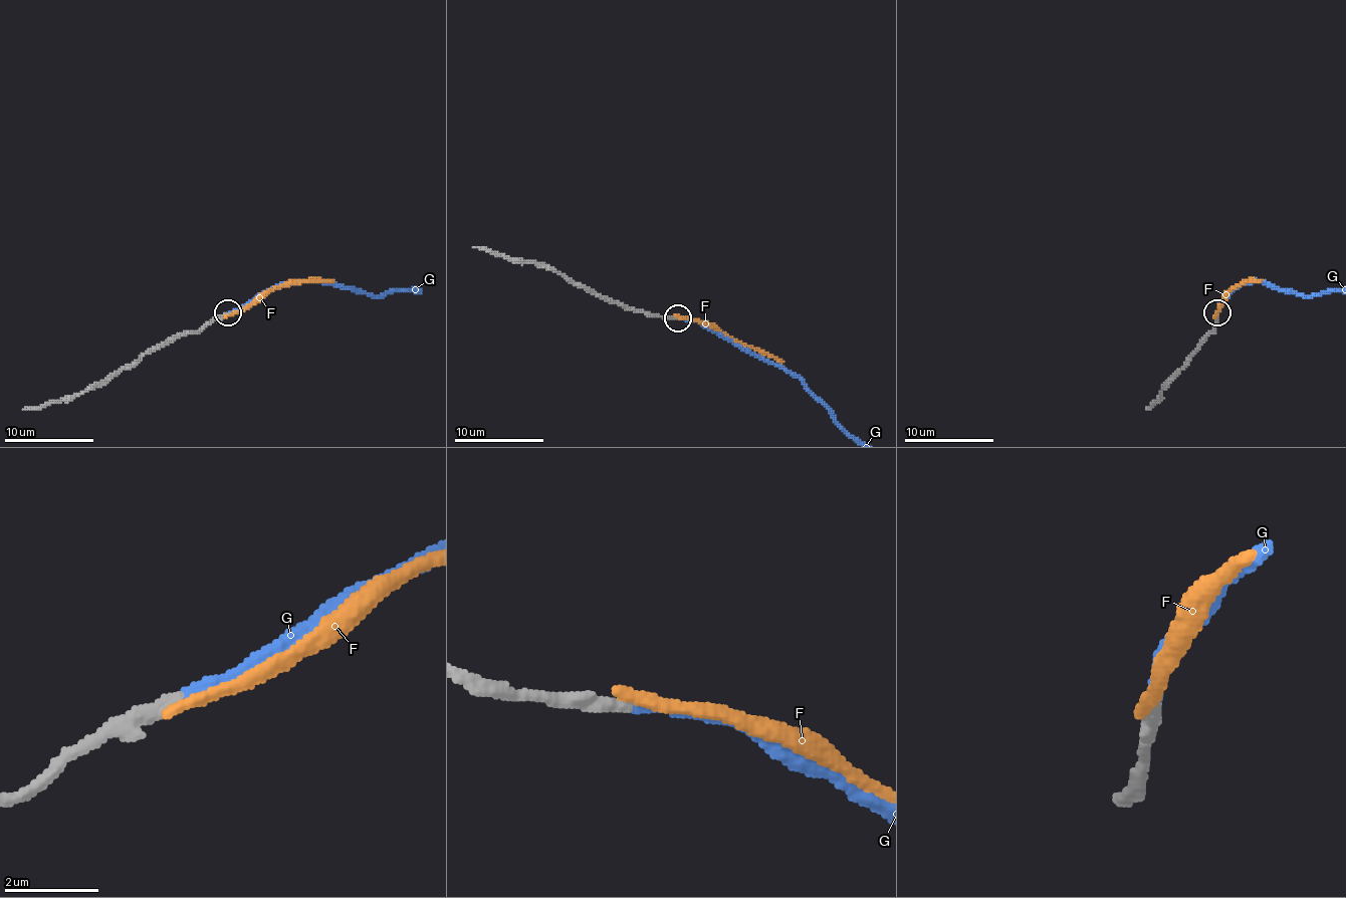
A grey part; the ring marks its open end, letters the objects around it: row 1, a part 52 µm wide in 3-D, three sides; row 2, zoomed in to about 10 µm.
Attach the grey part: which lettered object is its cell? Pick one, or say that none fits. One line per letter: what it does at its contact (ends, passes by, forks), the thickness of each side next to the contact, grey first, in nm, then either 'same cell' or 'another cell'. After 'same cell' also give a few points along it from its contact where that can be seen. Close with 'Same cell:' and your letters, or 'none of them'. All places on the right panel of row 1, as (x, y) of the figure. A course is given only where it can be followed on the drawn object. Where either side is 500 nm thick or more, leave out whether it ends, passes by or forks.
F: it ends there; 360 nm thick on the grey side, 280 nm on the other; another cell
G: it ends there; 320 nm thick on the grey side, 240 nm on the other; same cell
Same cell: G

